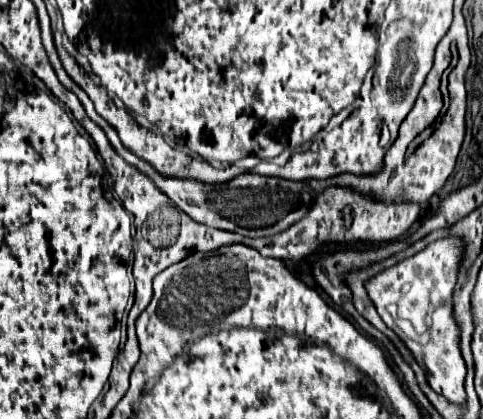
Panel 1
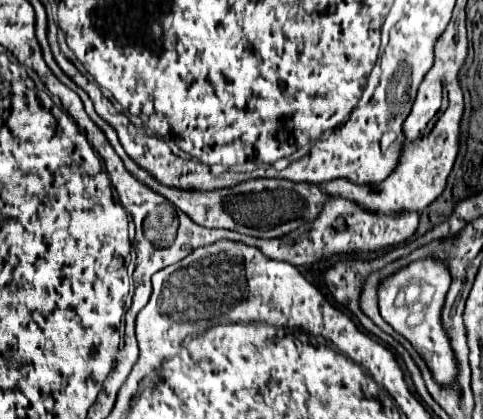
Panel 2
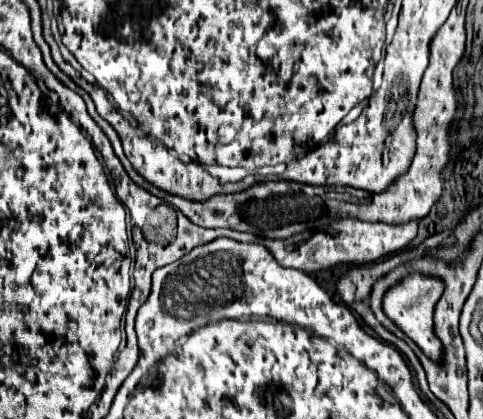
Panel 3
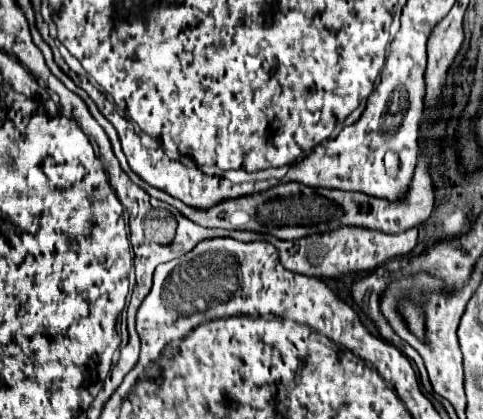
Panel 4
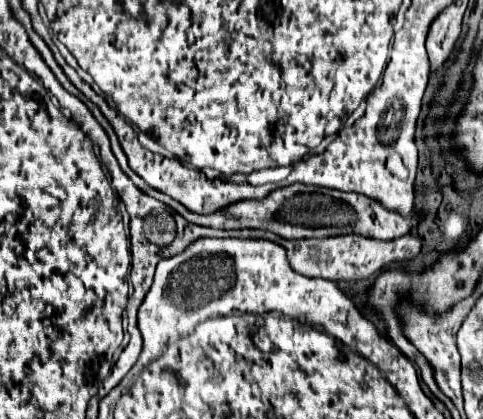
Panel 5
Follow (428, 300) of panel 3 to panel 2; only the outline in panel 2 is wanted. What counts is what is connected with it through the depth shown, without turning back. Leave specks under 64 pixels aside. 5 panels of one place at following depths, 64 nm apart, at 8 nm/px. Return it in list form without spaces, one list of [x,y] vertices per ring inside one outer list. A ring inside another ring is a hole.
[[[418,260],[410,264],[408,268],[396,272],[388,280],[380,284],[378,290],[378,304],[382,318],[404,338],[412,342],[412,346],[418,350],[418,354],[428,362],[432,368],[432,374],[440,384],[450,384],[456,376],[456,358],[452,356],[452,348],[448,344],[448,336],[440,324],[440,308],[444,304],[444,296],[448,292],[450,284],[450,272],[448,268],[434,260]]]

